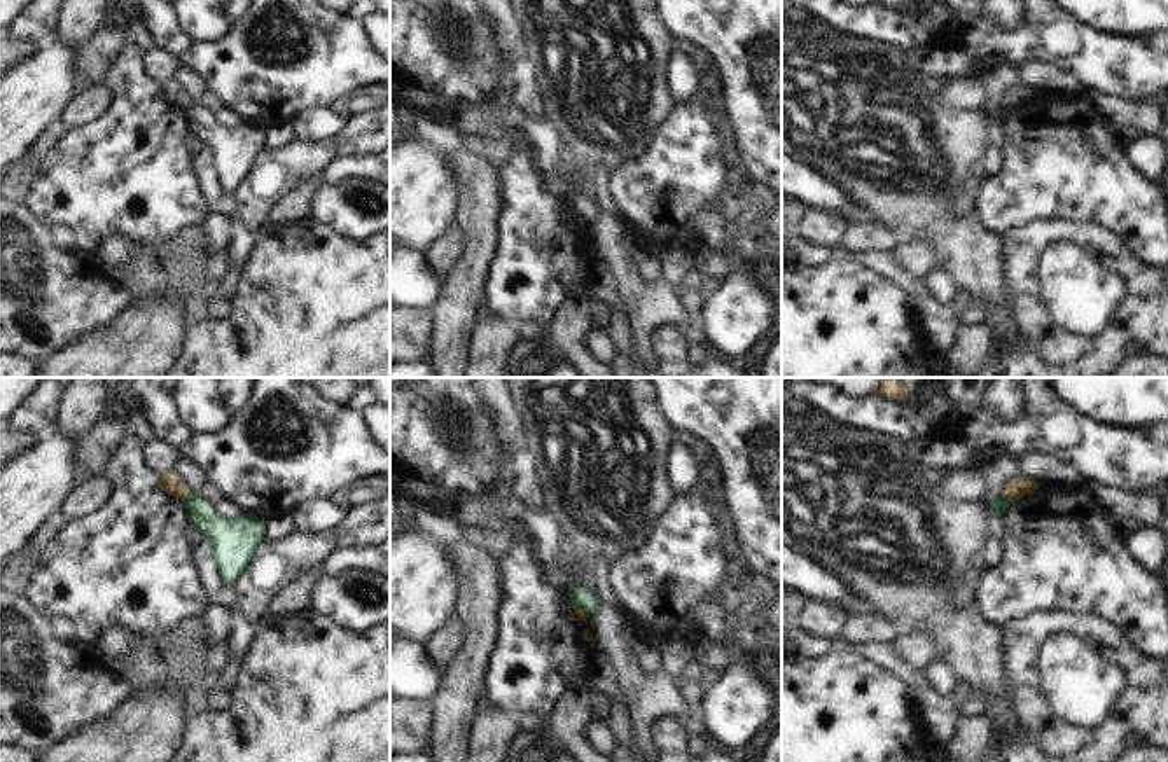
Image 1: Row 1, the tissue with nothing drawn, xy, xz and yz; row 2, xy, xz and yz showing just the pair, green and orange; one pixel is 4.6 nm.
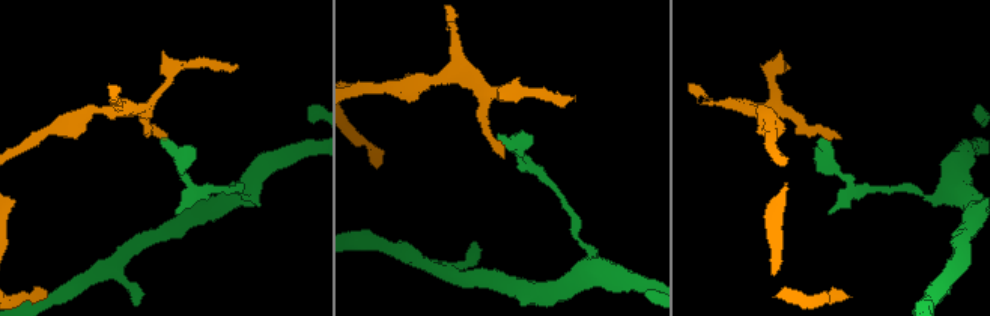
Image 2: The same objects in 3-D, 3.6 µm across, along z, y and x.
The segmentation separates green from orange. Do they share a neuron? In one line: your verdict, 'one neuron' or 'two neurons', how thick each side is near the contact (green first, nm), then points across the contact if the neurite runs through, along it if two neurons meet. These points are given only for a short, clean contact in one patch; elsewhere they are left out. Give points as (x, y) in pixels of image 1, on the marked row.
two neurons; calibres 160 and 90 nm; border xy (193, 495), (180, 500)

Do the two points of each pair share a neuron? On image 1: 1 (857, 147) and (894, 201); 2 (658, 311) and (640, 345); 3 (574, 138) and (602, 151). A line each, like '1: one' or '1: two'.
1: one
2: one
3: one

